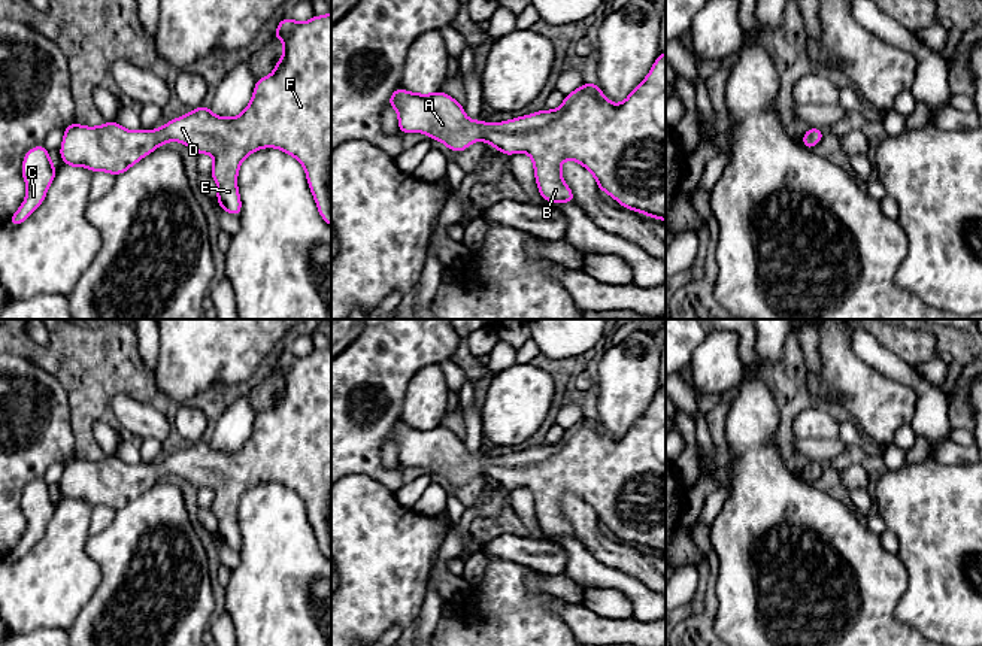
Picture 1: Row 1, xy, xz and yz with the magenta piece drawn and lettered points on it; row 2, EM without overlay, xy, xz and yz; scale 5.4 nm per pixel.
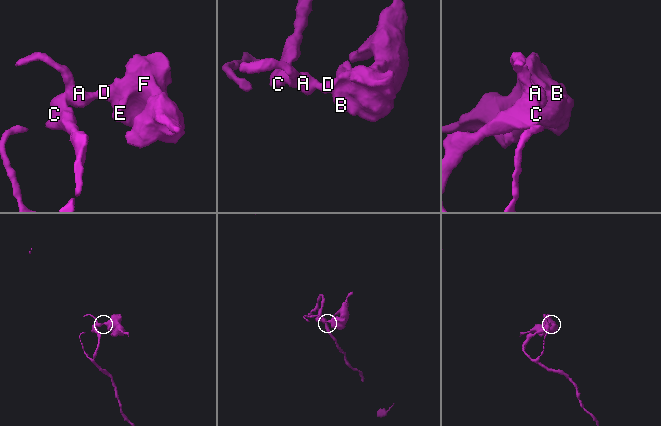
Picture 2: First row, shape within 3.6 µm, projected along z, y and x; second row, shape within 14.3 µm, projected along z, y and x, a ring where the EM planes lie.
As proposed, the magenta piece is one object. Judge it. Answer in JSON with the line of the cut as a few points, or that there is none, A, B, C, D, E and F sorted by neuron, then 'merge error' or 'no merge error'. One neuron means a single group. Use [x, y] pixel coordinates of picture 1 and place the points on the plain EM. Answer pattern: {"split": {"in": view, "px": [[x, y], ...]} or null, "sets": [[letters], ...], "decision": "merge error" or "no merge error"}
{"split": null, "sets": [["A", "B", "C", "D", "E", "F"]], "decision": "no merge error"}

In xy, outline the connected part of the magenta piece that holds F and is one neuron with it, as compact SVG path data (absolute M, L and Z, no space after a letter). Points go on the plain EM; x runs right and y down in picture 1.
M331 346L315 349L306 357L295 357L287 351L273 367L273 374L278 373L284 374L284 389L272 409L255 415L252 433L240 449L231 452L213 449L206 437L157 464L131 465L116 455L106 455L97 461L72 455L64 462L61 494L67 501L82 500L93 507L107 506L119 510L166 476L181 476L197 489L213 491L209 509L218 519L215 533L219 543L240 552L237 509L242 495L258 483L276 482L303 500L319 551L331 561Z

